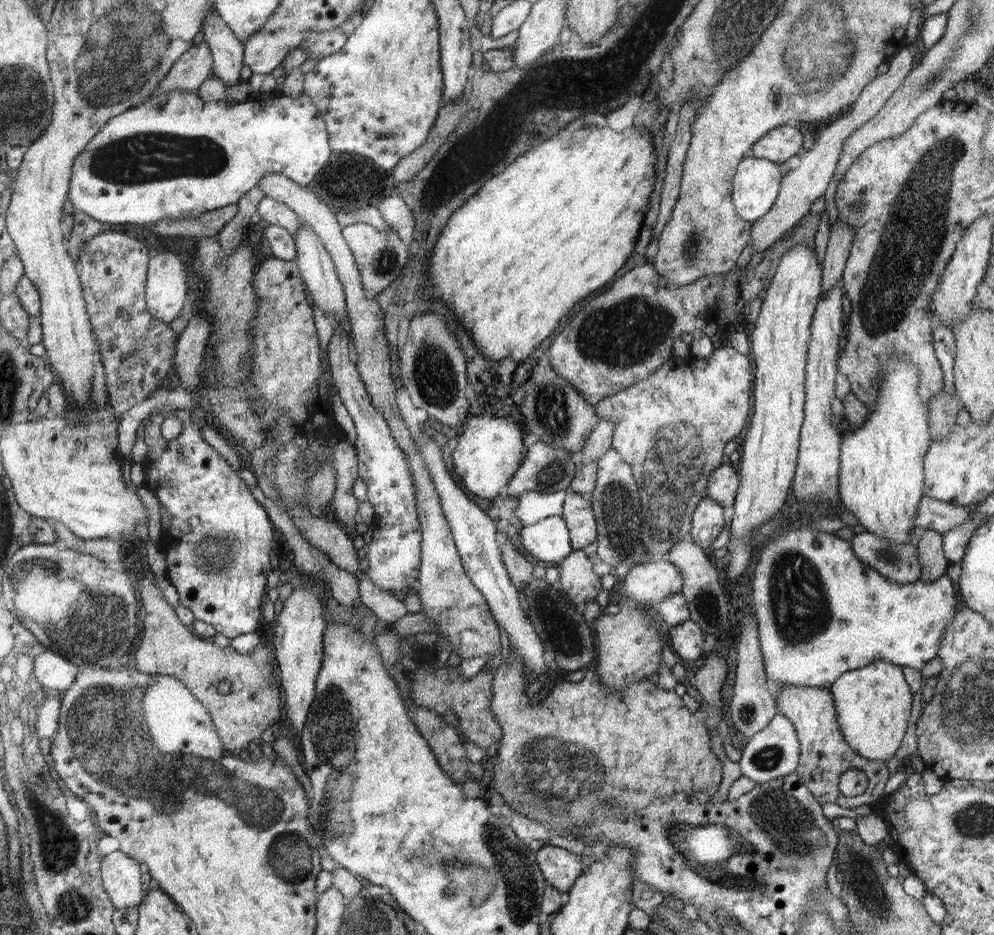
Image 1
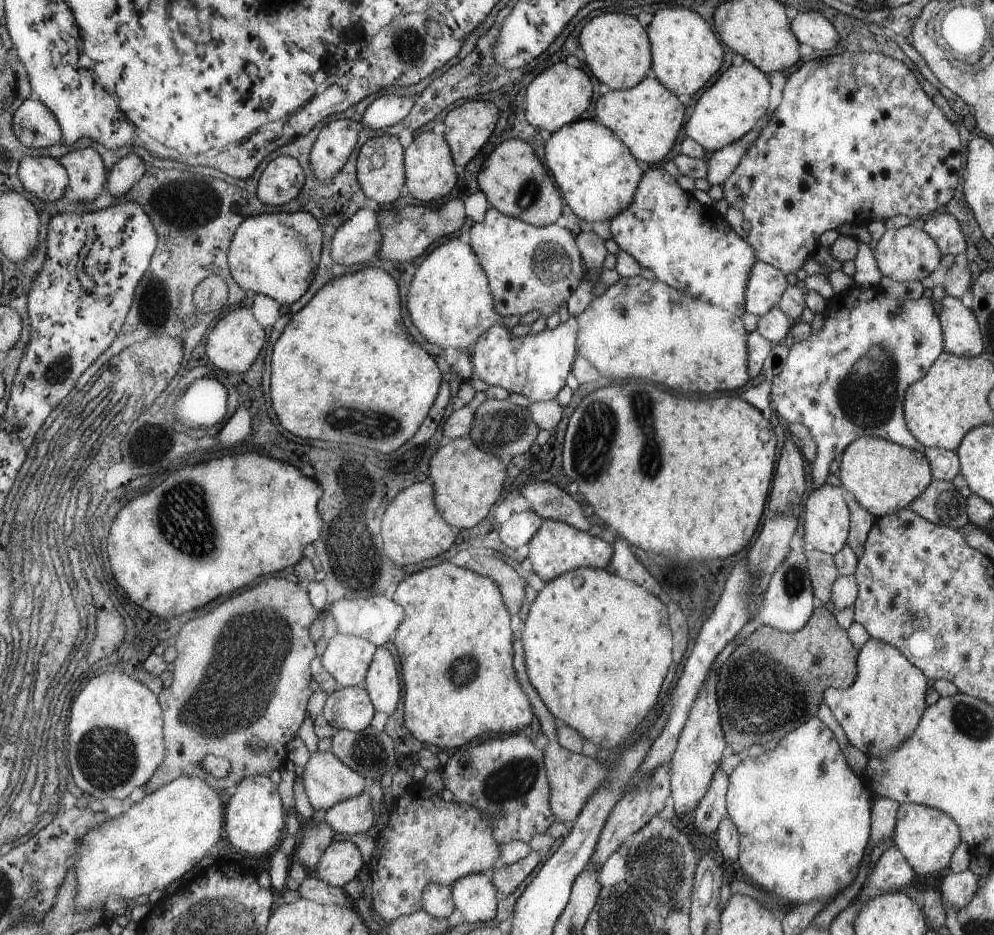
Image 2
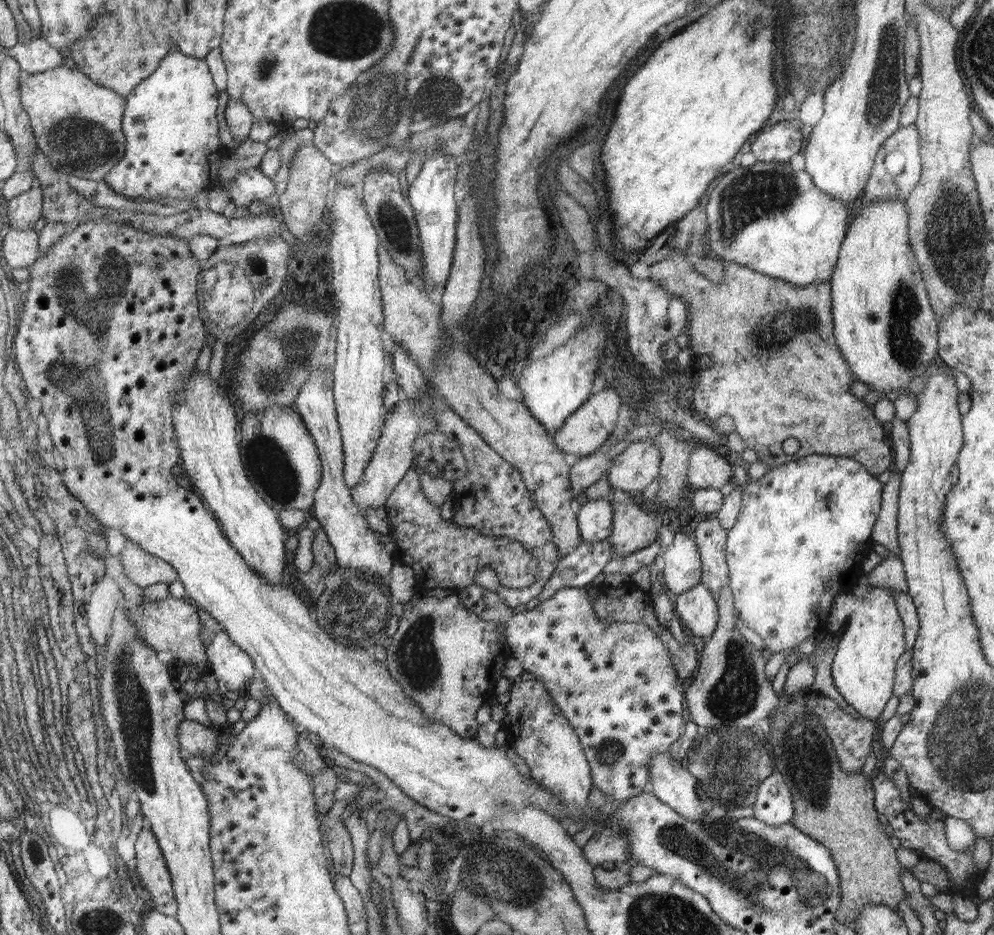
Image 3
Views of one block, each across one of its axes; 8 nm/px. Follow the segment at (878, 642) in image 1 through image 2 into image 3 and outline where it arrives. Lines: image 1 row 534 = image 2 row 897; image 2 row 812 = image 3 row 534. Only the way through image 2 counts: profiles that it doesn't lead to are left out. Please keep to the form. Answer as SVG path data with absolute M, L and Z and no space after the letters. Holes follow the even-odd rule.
M810 454L771 468L760 479L748 480L741 487L741 509L734 526L728 532L728 541L725 546L726 562L729 565L729 588L741 620L744 621L746 627L752 628L763 638L764 645L772 654L790 651L800 646L802 642L810 642L810 638L814 638L814 634L818 634L818 630L826 626L830 611L834 610L834 602L838 602L838 595L850 592L858 583L859 574L862 574L862 563L866 562L866 558L870 558L870 553L874 551L876 544L872 540L872 529L878 520L878 513L882 510L882 494L886 486L886 482L882 482L882 478L878 476L879 474L871 472L857 459L842 455Z

